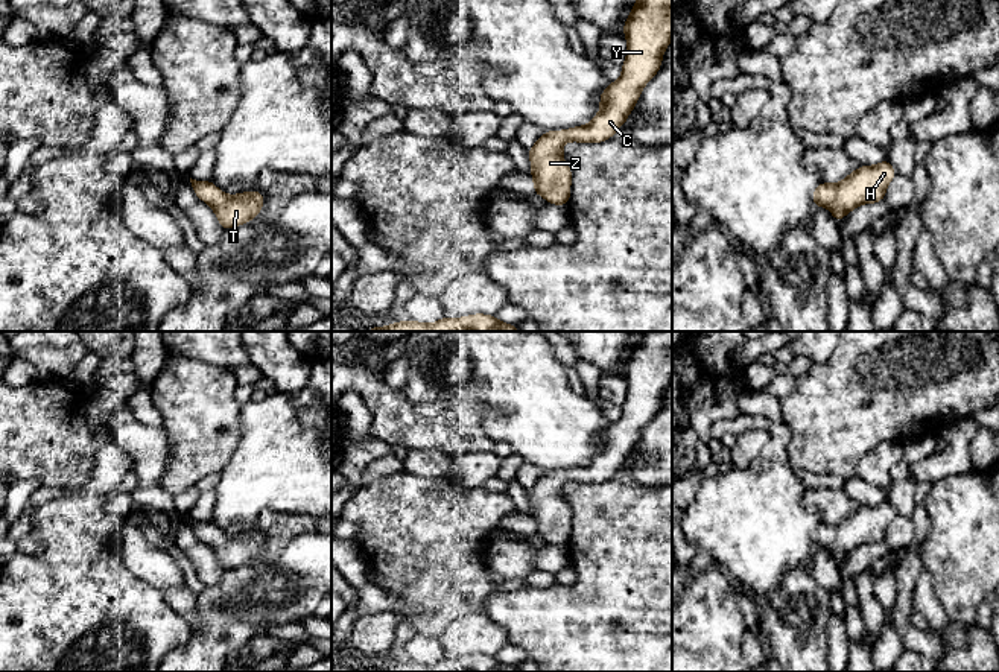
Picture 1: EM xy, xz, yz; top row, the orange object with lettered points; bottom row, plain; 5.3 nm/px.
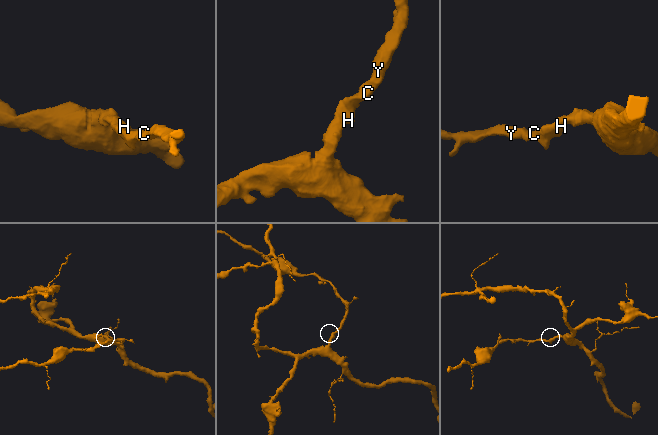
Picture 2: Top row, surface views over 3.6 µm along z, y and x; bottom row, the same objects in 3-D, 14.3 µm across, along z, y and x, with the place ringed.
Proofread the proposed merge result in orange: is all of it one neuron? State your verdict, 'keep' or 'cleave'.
keep

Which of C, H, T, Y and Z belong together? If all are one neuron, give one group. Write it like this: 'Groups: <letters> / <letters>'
Groups: C H T Y Z

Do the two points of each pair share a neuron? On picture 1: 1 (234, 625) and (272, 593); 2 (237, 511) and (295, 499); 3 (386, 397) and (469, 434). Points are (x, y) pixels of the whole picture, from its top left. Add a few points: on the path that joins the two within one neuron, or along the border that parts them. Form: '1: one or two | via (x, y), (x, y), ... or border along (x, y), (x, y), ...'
1: one | via (244, 616), (263, 596)
2: one | via (251, 499), (282, 499)
3: one | via (406, 417), (415, 426), (449, 427)

